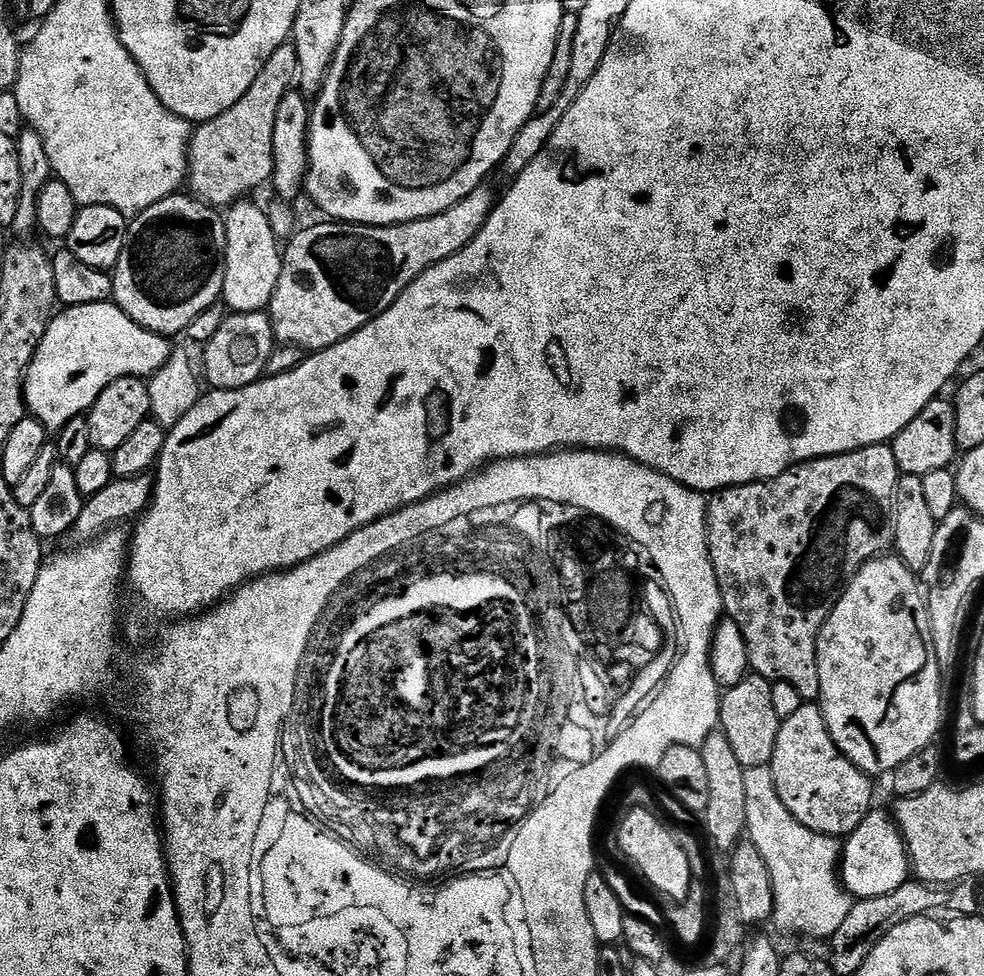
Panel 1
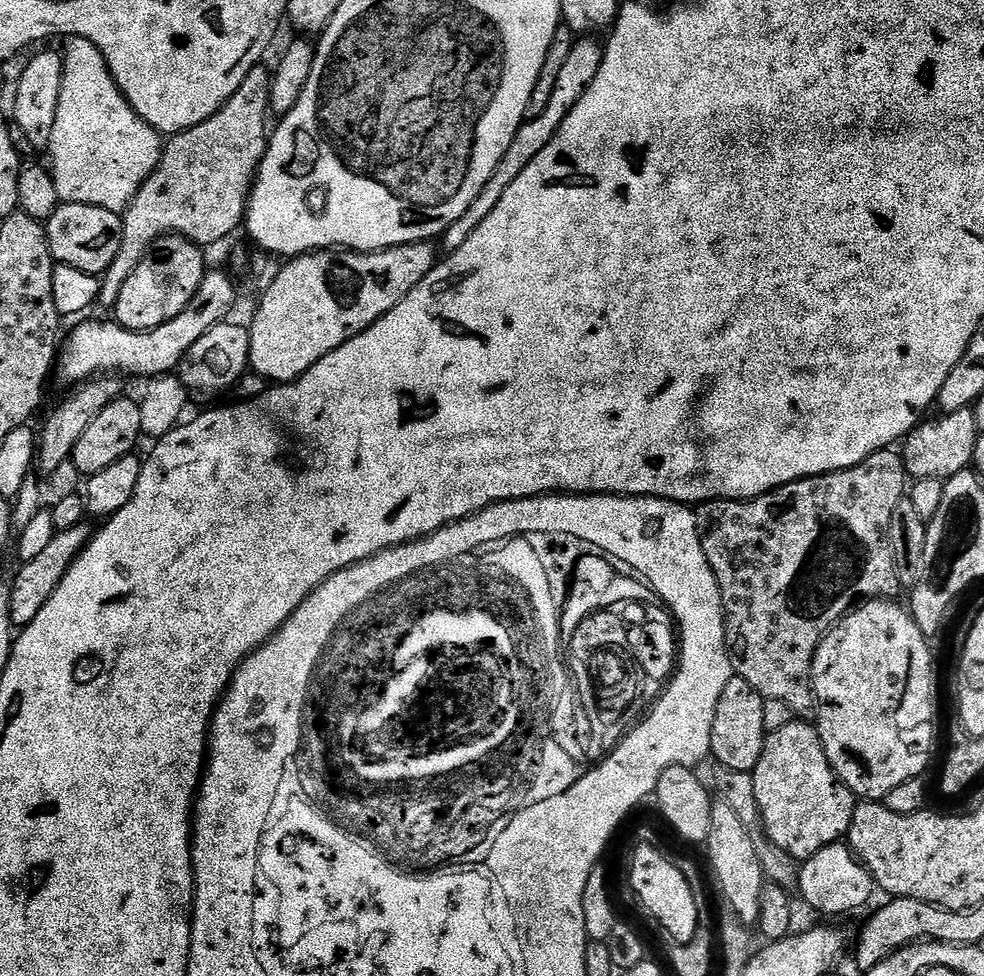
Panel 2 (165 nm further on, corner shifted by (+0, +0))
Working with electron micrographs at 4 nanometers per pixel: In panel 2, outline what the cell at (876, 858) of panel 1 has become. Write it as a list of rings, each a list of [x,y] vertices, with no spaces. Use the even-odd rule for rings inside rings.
[[[845,843],[824,847],[805,861],[798,872],[797,885],[807,904],[830,916],[846,914],[862,907],[876,892],[875,881]]]

